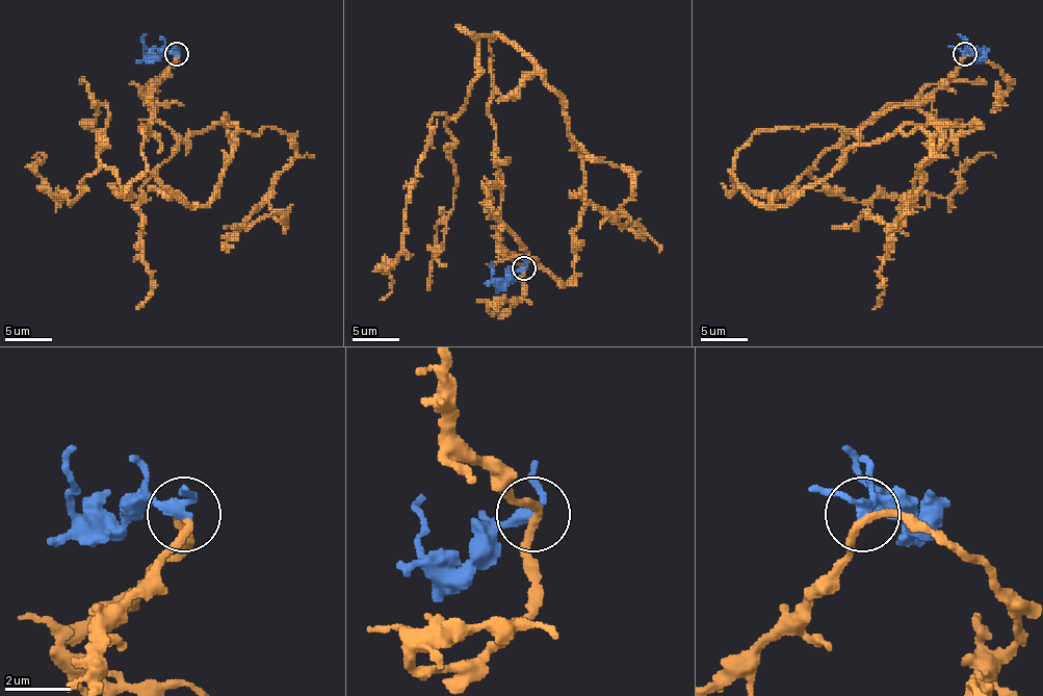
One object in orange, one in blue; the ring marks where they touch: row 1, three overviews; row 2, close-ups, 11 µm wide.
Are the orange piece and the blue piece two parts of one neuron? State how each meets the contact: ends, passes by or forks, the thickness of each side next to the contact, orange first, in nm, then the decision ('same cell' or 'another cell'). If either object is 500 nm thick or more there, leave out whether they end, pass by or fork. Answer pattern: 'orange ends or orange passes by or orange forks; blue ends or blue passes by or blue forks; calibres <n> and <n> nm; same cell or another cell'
orange passes by; blue passes by; calibres 220 and 280 nm; another cell

